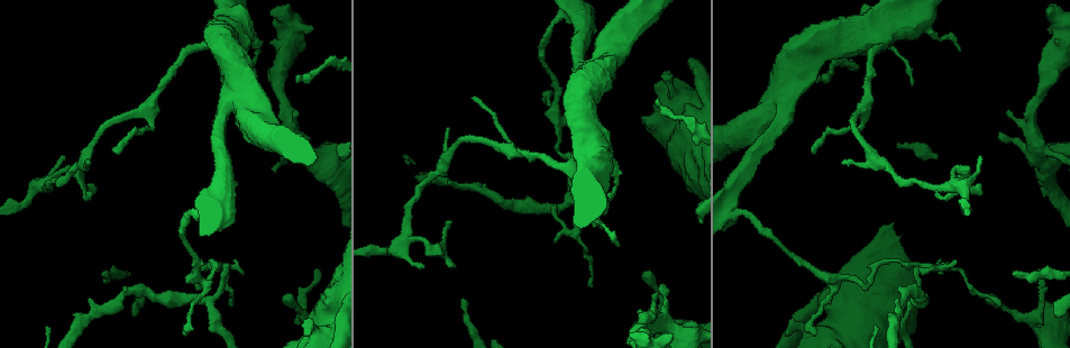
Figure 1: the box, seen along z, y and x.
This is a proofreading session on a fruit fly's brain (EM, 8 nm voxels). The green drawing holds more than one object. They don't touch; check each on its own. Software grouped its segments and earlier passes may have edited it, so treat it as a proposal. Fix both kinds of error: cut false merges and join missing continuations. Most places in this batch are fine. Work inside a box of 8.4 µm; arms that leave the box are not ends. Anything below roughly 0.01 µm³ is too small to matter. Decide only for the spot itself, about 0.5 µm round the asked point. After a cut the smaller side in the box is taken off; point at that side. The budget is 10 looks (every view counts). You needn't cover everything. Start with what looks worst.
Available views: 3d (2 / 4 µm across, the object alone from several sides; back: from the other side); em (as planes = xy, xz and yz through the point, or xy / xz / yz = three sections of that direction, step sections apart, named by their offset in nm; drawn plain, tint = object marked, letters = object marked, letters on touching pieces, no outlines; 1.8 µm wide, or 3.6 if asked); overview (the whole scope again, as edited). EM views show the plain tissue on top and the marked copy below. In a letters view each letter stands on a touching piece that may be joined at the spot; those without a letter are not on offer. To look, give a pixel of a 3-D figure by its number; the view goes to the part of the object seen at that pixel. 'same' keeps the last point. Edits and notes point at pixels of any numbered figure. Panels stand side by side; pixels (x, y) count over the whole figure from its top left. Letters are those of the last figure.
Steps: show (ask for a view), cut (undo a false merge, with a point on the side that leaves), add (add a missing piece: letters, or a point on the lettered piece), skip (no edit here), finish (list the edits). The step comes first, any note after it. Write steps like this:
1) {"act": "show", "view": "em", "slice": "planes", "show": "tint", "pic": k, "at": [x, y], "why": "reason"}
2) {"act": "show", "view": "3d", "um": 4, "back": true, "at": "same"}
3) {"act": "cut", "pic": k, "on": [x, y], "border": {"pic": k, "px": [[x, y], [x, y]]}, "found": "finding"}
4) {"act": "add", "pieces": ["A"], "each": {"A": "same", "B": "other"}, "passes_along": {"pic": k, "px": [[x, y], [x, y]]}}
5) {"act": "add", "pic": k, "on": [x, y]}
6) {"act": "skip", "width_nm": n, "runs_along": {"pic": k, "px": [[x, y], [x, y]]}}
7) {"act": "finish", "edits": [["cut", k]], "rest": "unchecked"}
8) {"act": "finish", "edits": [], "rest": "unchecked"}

{"act": "show", "view": "em", "slice": "planes", "show": "letters", "pic": 1, "at": [222, 263], "why": "arms part here"}

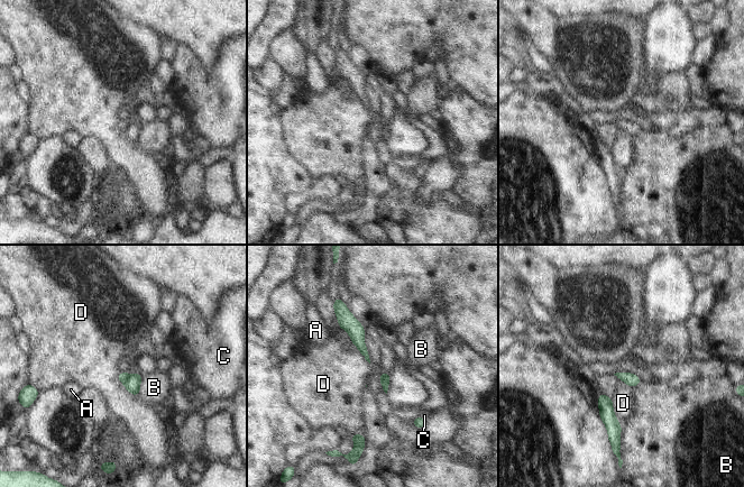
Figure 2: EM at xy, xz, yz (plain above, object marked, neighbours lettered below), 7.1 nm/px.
{"act": "cut", "pic": 2, "on": [132, 384], "width_nm": 60, "each": {"A": "other", "B": "other", "C": "other", "D": "other"}, "part_leaving": {"pic": 2, "px": [[602, 397], [616, 437]]}, "found": "two neurons meet here"}

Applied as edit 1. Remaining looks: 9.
{"act": "show", "view": "overview", "why": "redraw"}

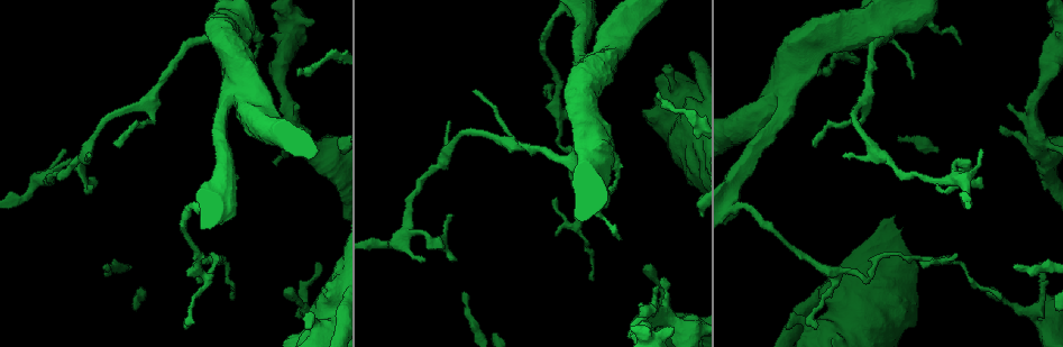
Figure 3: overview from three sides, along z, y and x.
{"act": "show", "view": "em", "slice": "planes", "show": "letters", "pic": 3, "at": [320, 263], "why": "an open end"}

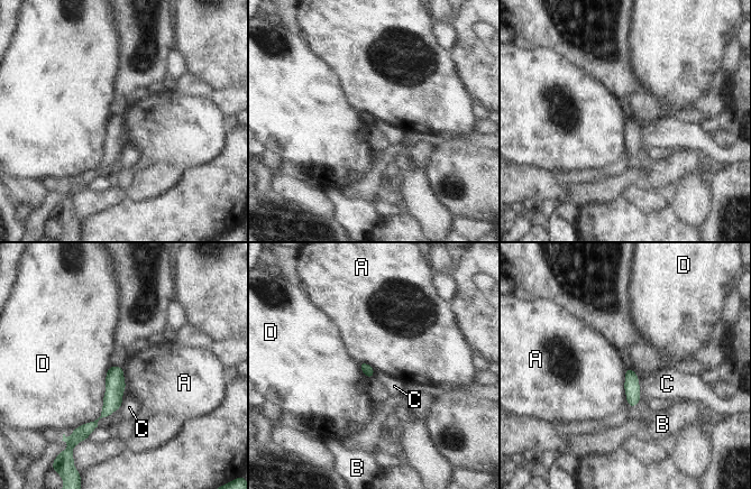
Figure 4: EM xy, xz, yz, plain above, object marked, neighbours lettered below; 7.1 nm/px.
{"act": "skip", "longest_contact_nm": ["D", 550], "each": {"A": "other", "B": "other", "C": "other", "D": "other"}, "found": "no lettered piece goes on from it"}

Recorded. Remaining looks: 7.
{"act": "show", "view": "em", "slice": "yz", "step": 16, "show": "letters", "pic": 3, "at": [663, 65], "why": "thick end"}

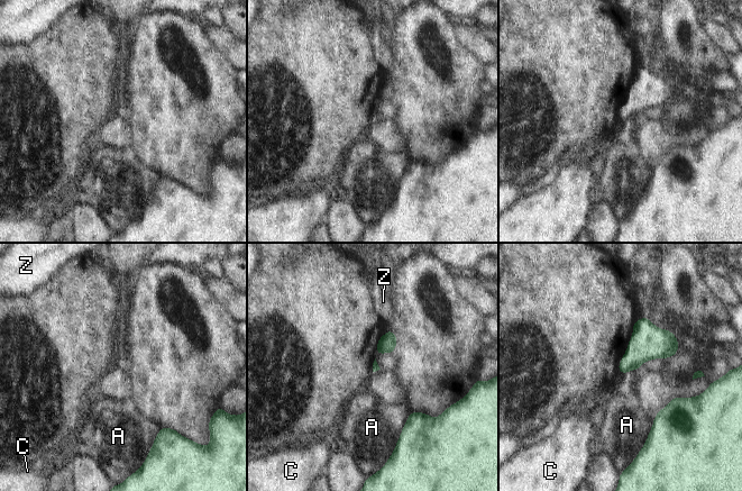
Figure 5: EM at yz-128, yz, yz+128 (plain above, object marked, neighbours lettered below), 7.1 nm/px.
{"act": "skip", "longest_contact_nm": ["A", 240], "each": {"A": "other", "C": "other", "Z": "other"}, "border": {"pic": 5, "px": [[410, 412], [396, 443]]}, "found": "no lettered piece goes on from it"}

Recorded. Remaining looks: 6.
{"act": "show", "view": "em", "slice": "planes", "show": "tint", "pic": 3, "at": [297, 105]}

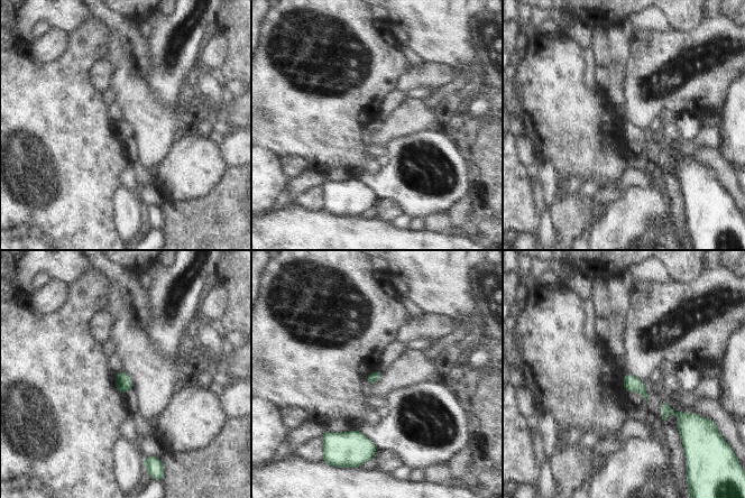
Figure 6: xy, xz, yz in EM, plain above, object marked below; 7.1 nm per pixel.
{"act": "show", "view": "em", "slice": "planes", "show": "letters", "at": "same"}

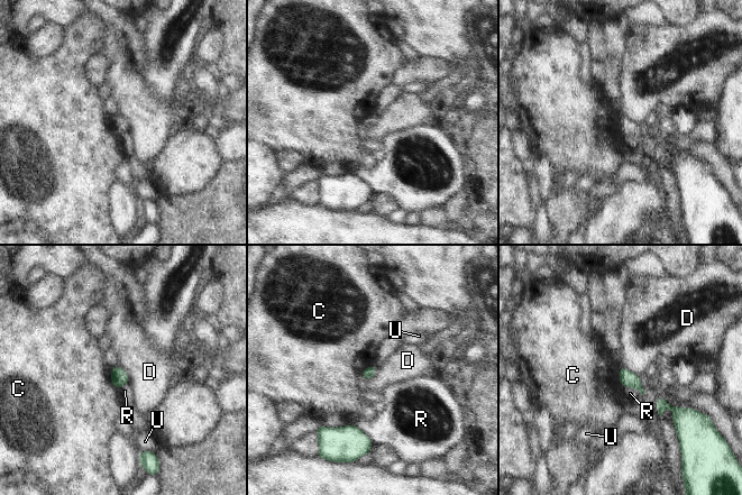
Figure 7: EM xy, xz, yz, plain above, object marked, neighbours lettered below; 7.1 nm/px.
{"act": "skip", "each": {"C": "other", "D": "other", "R": "other", "U": "other"}, "border": {"pic": 7, "px": [[620, 367], [633, 372], [640, 378]]}, "found": "none of them fits"}

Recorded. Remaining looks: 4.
{"act": "finish", "edits": [["cut", 2]], "rest": "unchecked"}

